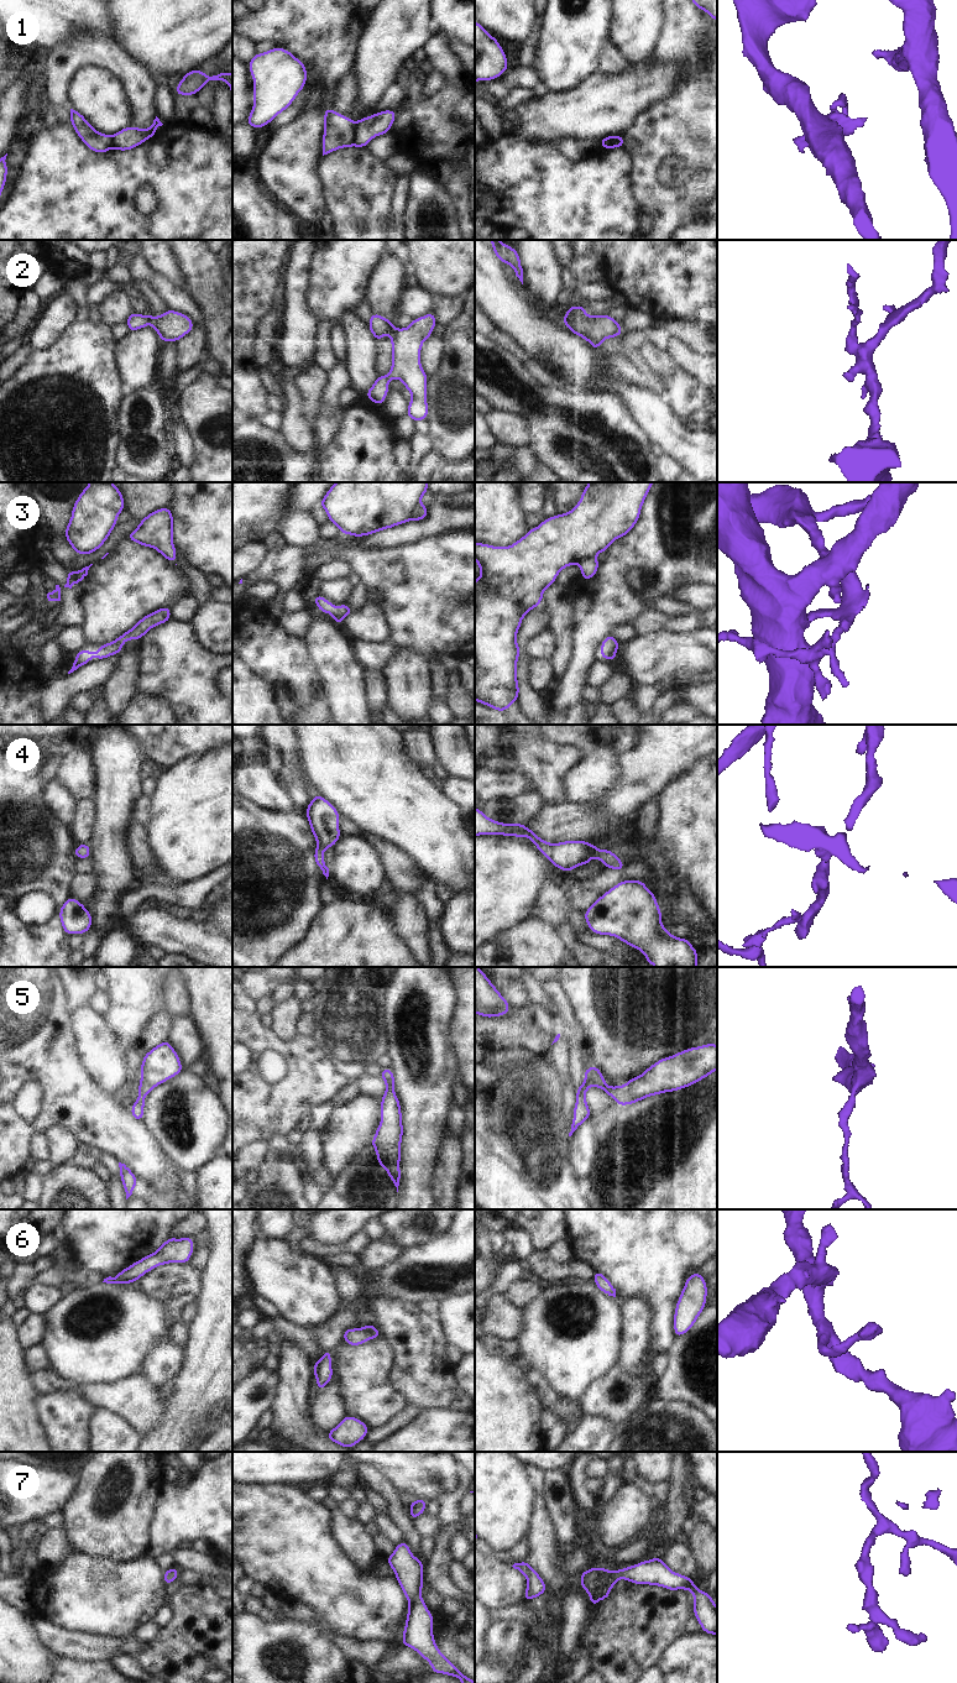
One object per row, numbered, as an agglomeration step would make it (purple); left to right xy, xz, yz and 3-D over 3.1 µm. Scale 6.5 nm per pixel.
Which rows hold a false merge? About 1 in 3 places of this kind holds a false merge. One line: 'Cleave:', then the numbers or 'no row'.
Cleave: 1, 2

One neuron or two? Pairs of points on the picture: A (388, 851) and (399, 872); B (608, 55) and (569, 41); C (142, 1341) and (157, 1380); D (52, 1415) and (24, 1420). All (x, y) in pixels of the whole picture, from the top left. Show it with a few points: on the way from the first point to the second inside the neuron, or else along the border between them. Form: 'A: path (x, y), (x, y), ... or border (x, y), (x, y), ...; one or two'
A: path (390, 856), (398, 867); one
B: border (608, 38), (602, 48), (596, 72); two
C: border (167, 1334), (148, 1352), (139, 1370); two
D: border (36, 1395), (37, 1420), (47, 1438); two

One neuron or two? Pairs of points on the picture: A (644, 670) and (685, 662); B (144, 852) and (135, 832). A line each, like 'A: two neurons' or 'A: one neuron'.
A: one neuron
B: one neuron

